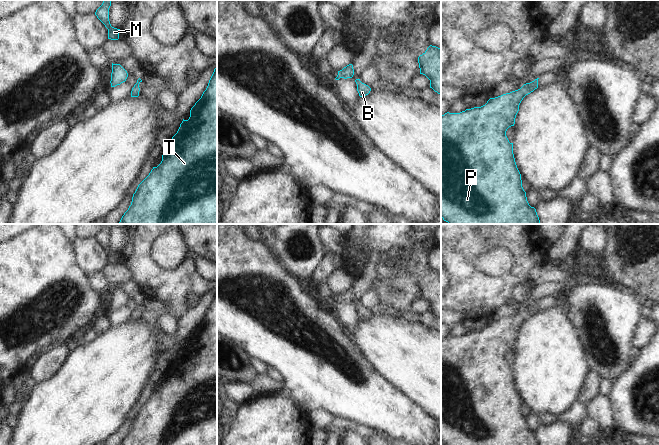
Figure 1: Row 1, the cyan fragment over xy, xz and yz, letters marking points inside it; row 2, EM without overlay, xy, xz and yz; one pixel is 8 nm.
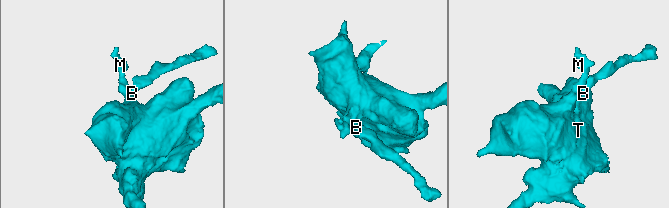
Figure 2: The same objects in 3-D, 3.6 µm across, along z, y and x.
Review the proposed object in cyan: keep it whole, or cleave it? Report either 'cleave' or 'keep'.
keep

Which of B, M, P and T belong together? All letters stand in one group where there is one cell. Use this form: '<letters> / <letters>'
B M P T

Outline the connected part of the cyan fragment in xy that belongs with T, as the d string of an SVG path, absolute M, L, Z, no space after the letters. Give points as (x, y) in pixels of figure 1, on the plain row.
M217 291L214 293L201 322L191 332L189 343L183 343L177 357L167 369L161 387L157 391L153 391L149 399L138 409L133 418L131 429L120 445L217 445Z

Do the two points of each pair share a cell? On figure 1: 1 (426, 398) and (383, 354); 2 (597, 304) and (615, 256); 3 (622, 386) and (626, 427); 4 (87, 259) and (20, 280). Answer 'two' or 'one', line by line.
1: one
2: two
3: one
4: two

